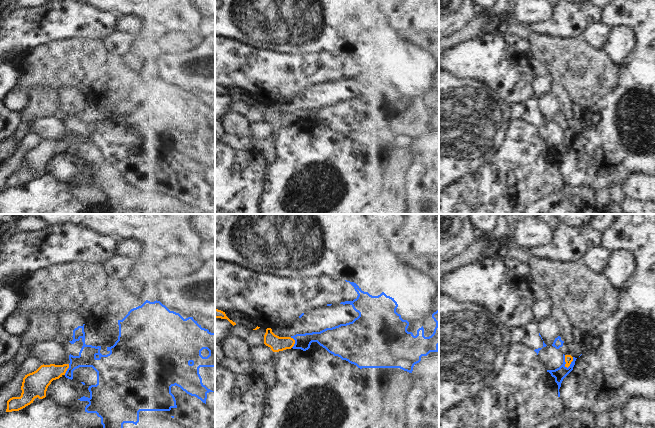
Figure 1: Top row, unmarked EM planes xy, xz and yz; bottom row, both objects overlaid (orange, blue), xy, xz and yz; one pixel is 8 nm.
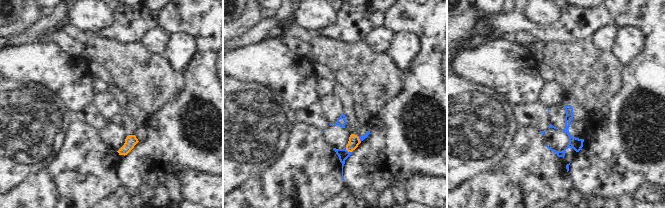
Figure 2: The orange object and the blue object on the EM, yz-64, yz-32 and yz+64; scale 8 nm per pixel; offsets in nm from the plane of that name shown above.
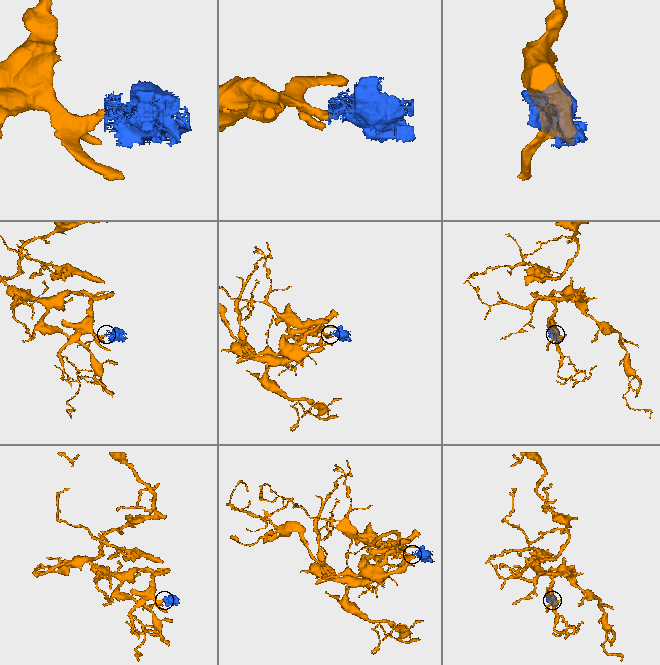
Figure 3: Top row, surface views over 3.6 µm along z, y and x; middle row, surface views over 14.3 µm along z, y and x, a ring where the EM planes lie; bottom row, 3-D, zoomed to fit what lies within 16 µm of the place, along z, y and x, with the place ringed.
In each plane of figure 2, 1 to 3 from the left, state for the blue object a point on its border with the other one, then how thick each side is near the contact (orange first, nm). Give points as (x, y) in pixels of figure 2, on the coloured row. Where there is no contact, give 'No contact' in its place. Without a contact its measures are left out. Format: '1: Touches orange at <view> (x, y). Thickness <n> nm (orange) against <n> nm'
1: No contact
2: Touches orange at yz-32 (349, 151). Thickness 90 nm (orange) against 90 nm
3: No contact

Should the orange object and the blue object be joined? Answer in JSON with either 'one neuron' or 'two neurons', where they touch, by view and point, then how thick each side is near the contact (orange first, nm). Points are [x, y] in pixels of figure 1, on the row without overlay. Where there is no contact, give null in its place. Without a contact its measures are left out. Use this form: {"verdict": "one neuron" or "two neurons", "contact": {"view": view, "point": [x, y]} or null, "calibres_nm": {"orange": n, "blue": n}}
{"verdict": "two neurons", "contact": {"view": "yz", "point": [565, 137]}, "calibres_nm": {"orange": 60, "blue": 100}}

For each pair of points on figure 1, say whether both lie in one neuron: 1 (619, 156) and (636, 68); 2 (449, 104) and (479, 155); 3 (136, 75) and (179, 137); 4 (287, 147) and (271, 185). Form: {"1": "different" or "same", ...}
{"1": "same", "2": "same", "3": "same", "4": "same"}

